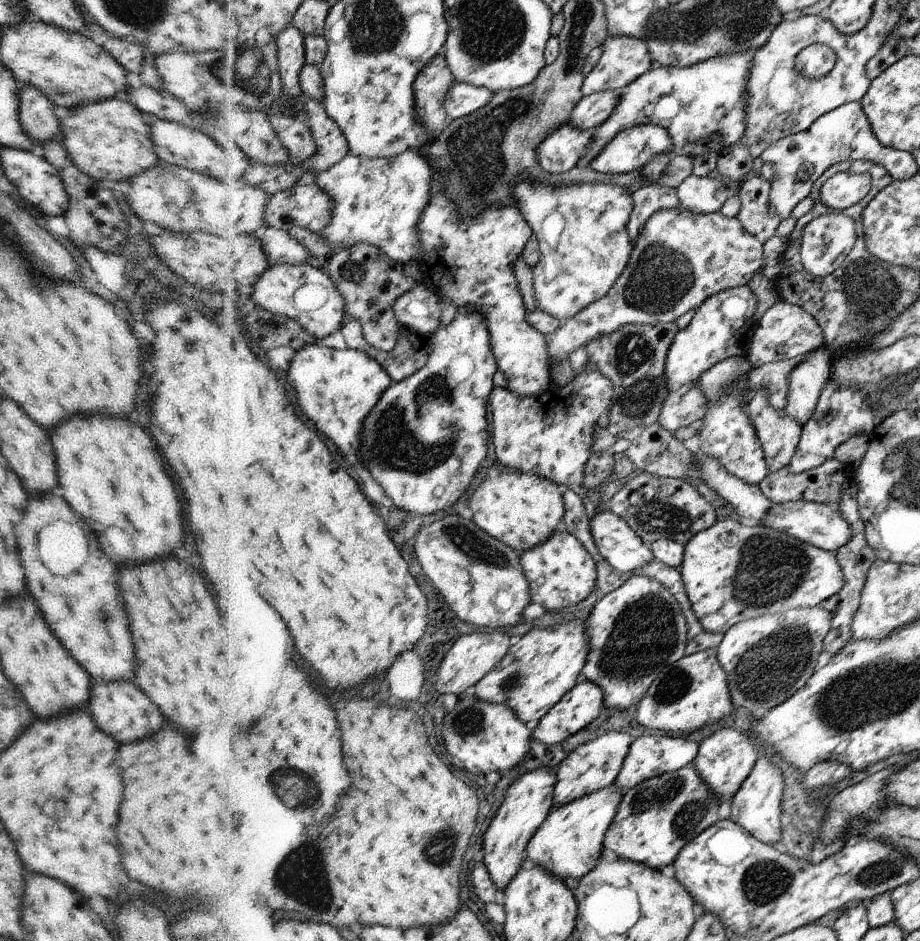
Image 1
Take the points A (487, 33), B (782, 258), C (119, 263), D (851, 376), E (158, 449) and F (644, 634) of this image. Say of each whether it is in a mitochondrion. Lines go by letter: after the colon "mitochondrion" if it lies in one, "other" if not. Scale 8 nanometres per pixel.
A: mitochondrion
B: other
C: other
D: other
E: other
F: mitochondrion

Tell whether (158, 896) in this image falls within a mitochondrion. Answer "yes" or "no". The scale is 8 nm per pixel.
no

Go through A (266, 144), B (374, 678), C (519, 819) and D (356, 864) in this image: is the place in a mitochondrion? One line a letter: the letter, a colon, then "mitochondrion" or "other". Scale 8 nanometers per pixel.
A: mitochondrion
B: other
C: other
D: other

